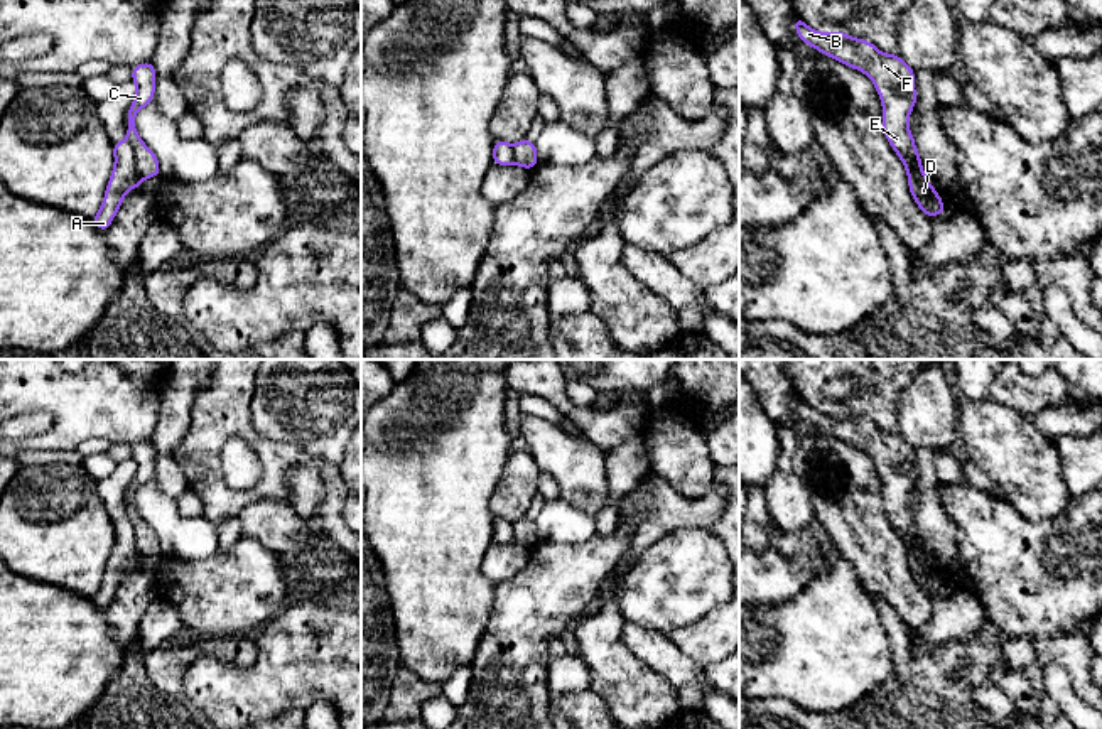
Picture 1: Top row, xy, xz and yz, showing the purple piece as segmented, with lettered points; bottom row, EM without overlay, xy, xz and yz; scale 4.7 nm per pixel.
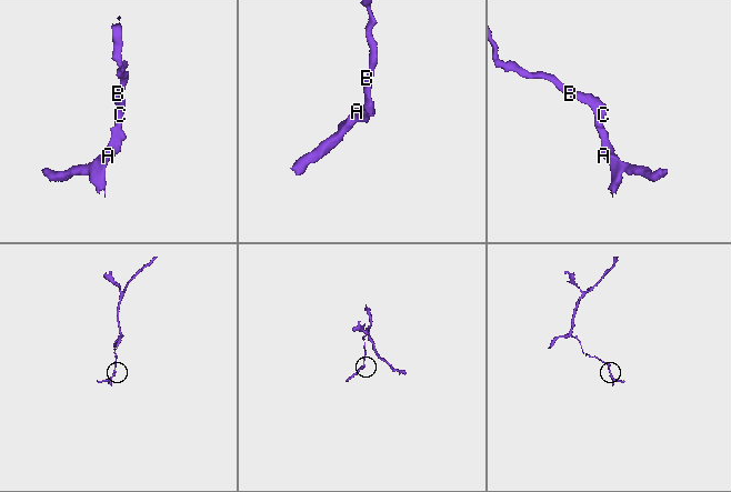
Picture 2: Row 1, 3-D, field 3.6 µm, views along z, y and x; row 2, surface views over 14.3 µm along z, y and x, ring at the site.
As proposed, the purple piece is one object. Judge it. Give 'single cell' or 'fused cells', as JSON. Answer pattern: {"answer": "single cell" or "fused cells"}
{"answer": "fused cells"}

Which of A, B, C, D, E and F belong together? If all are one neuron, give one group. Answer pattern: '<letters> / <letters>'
A D / B C E F

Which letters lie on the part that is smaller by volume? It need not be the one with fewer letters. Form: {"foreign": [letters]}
{"foreign": ["A", "D"]}

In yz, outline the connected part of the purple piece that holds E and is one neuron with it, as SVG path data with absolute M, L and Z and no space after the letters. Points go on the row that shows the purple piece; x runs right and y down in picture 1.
M798 15L793 20L793 27L802 42L871 78L883 101L883 132L889 145L905 165L910 162L921 165L908 127L908 115L918 98L915 69L898 54L883 54L872 42L854 39L842 30L834 34L817 32Z

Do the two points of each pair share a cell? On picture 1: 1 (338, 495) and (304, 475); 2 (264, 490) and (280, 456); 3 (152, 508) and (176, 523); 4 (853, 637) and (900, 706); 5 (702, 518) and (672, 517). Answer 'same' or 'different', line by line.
1: different
2: same
3: same
4: different
5: same

